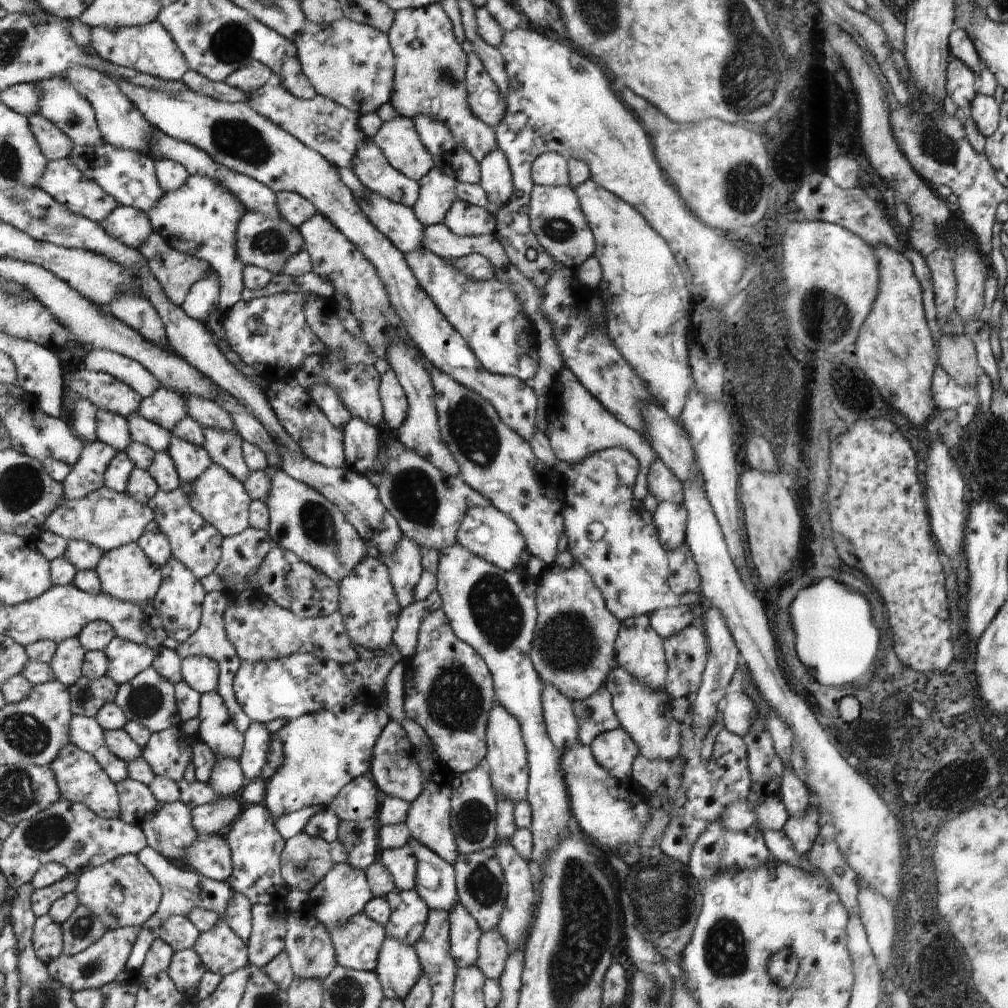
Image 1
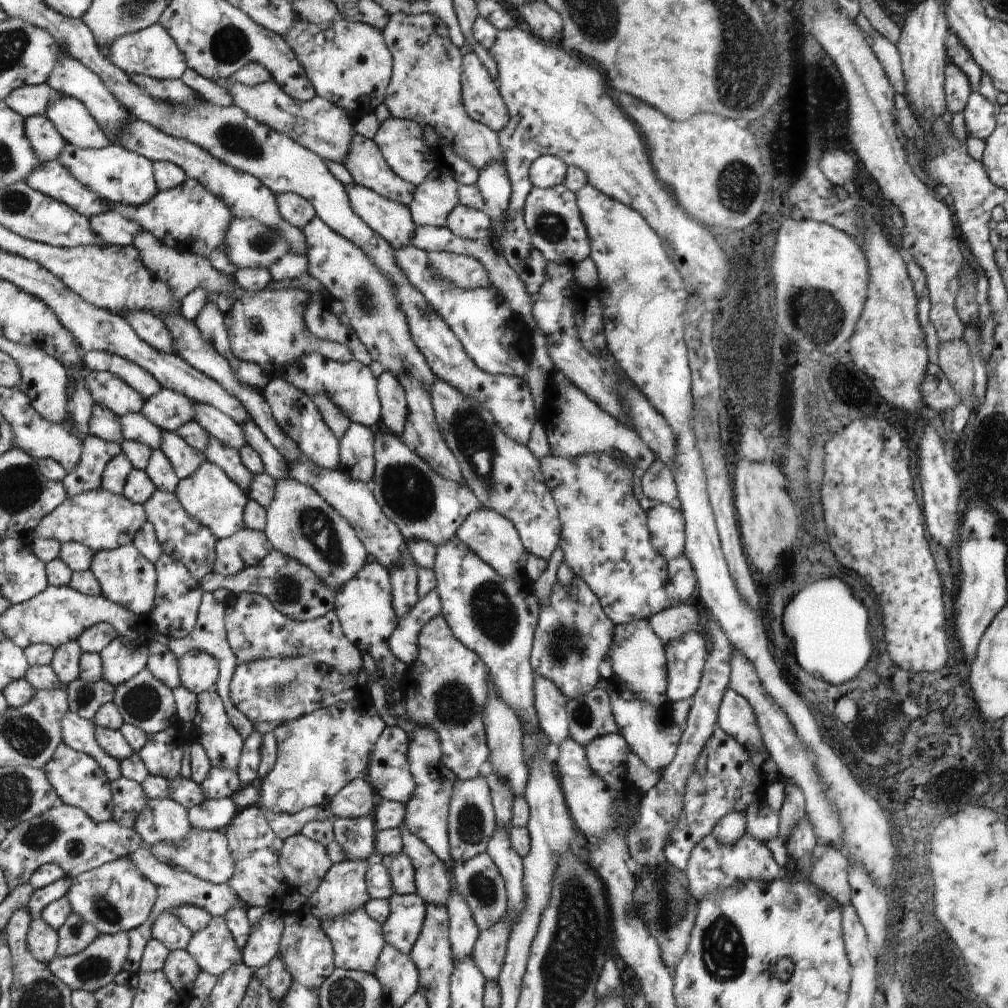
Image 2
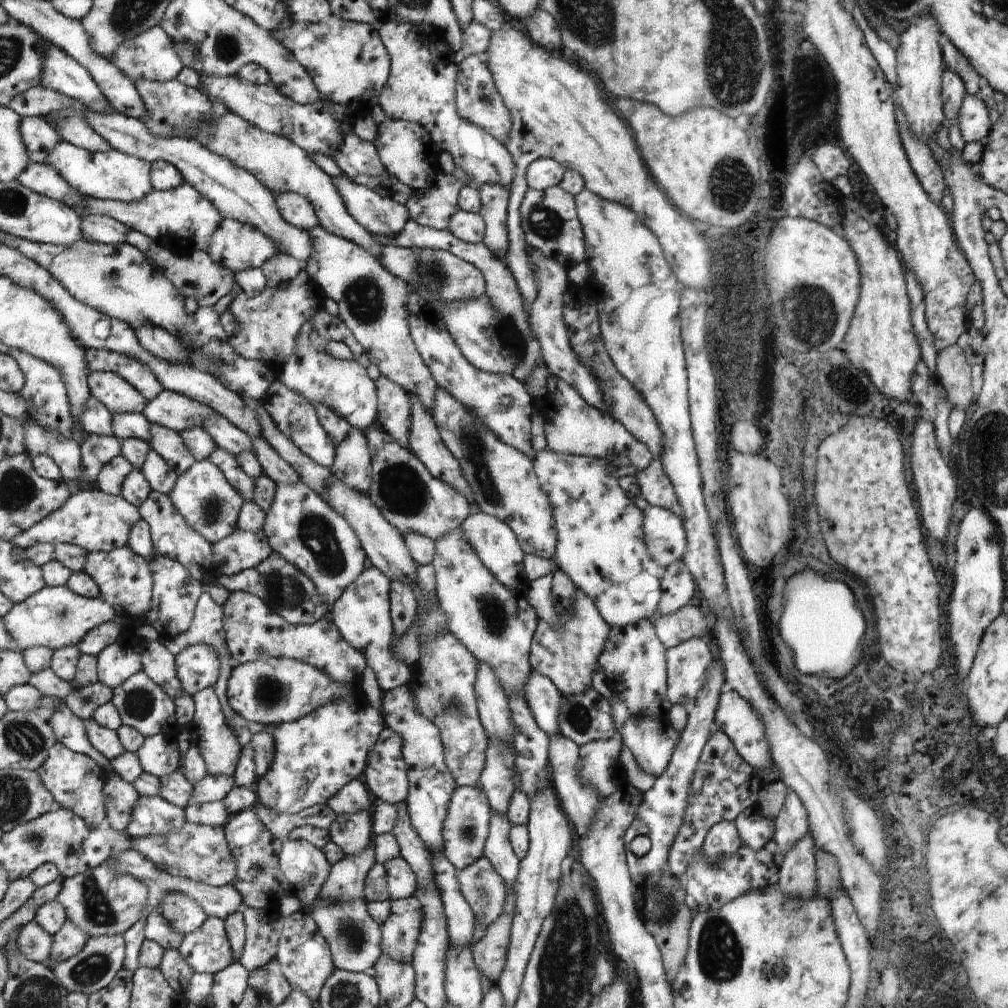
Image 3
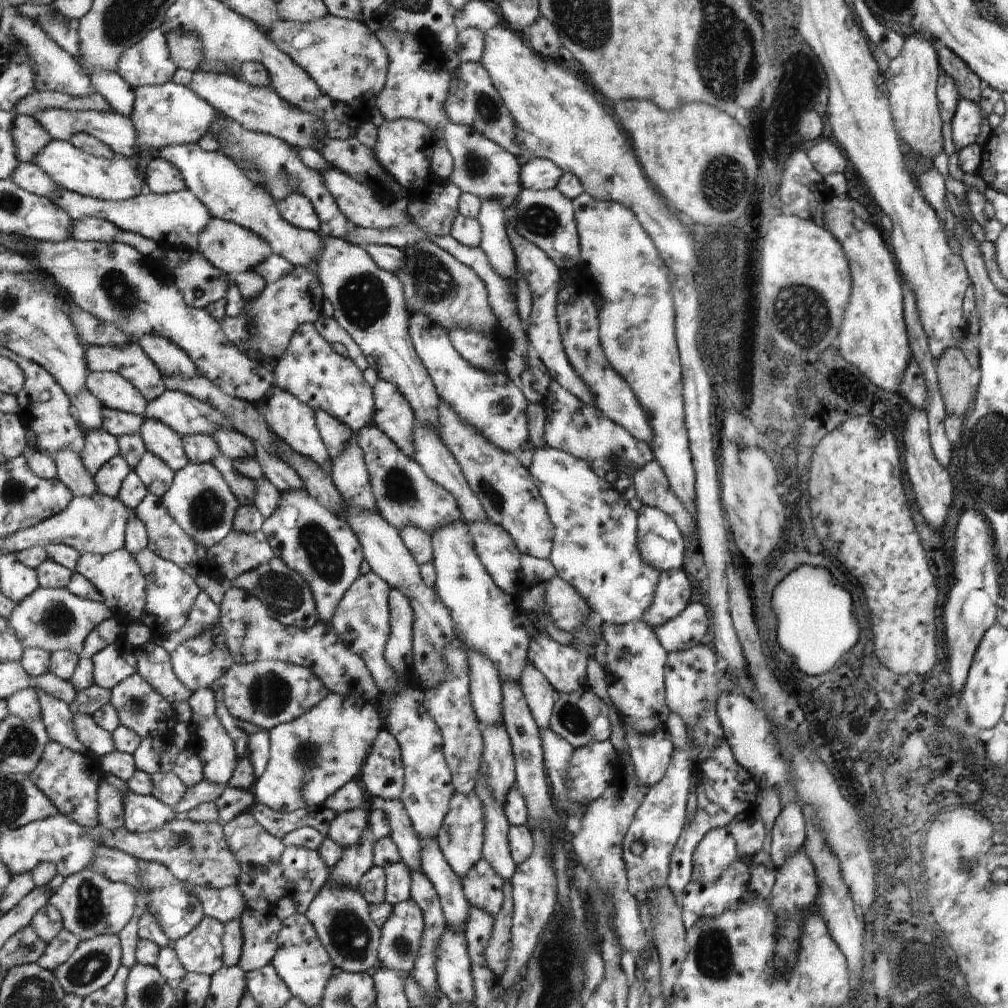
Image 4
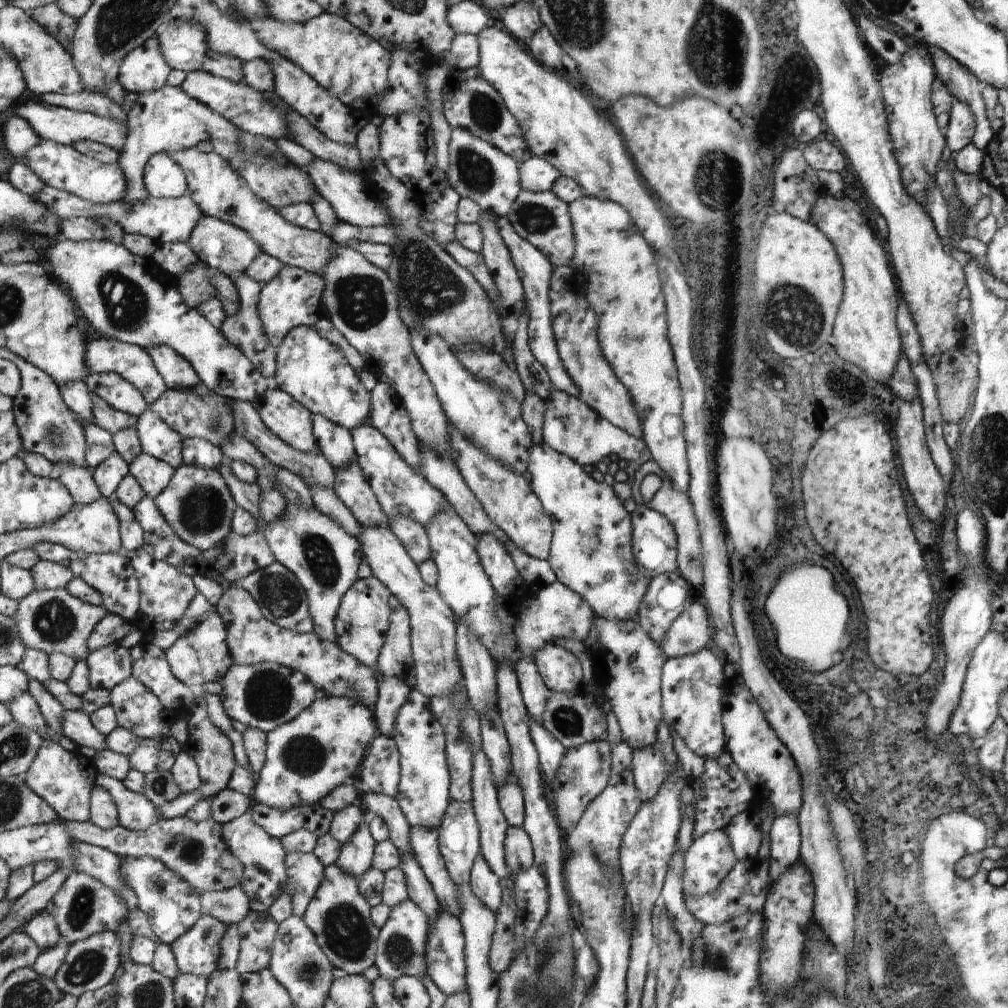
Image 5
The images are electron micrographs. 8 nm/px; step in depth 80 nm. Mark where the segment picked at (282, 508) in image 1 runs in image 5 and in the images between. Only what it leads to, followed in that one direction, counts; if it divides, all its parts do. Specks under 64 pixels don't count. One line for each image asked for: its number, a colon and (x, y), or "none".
2: (300, 524)
3: (301, 527)
4: (308, 537)
5: (325, 558)

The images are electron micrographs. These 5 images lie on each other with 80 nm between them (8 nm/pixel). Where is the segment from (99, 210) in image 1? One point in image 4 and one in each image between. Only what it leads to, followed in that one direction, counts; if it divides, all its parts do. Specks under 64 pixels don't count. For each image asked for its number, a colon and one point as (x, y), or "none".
2: (52, 178)
3: (40, 178)
4: (29, 177)

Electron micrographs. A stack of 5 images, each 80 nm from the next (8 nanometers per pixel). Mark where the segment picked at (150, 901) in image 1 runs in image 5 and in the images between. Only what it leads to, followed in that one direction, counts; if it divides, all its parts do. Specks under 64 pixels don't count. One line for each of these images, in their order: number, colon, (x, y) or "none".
2: (116, 897)
3: (100, 902)
4: (90, 904)
5: (83, 906)

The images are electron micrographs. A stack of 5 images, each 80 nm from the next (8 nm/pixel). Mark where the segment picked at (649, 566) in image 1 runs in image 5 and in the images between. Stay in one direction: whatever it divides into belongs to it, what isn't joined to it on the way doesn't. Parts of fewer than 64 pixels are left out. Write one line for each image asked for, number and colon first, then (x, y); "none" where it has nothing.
2: (621, 566)
3: (600, 546)
4: (595, 547)
5: (591, 553)

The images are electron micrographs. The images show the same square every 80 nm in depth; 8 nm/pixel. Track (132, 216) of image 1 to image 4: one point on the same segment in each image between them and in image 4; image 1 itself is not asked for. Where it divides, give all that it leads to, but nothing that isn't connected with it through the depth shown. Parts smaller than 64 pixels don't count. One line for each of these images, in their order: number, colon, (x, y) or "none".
2: (111, 227)
3: (100, 229)
4: (94, 229)

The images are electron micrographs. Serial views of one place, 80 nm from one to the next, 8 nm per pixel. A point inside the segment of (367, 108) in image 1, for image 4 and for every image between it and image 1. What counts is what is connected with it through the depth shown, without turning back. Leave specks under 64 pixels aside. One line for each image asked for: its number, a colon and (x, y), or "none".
2: (349, 64)
3: (349, 64)
4: (344, 57)

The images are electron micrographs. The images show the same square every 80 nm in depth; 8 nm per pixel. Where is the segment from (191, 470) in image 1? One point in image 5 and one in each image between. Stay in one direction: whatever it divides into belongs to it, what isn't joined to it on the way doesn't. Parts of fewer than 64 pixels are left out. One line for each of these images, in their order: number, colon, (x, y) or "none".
2: (185, 460)
3: (168, 443)
4: (163, 442)
5: (159, 440)

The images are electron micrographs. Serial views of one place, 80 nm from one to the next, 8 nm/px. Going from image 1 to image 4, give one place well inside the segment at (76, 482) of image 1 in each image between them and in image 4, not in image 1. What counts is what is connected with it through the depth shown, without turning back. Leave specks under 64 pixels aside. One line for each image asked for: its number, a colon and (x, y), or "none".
2: (97, 453)
3: (97, 451)
4: (101, 446)

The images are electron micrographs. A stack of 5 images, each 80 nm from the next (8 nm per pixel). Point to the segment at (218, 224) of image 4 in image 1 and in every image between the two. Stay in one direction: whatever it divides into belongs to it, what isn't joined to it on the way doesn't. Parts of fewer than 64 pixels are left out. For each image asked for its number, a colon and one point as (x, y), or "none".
1: (267, 243)
2: (249, 243)
3: (237, 246)

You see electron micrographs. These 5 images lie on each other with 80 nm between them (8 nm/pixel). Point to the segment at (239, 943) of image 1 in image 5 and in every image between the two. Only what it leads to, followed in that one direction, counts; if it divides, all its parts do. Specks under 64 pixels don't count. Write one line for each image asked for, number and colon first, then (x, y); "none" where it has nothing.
2: (215, 949)
3: (207, 950)
4: (202, 951)
5: (198, 952)

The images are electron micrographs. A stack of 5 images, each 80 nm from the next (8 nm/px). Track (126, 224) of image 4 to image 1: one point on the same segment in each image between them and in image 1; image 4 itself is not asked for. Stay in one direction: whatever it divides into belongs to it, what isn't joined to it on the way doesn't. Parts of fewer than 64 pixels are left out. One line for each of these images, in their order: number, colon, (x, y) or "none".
1: (201, 218)
2: (188, 217)
3: (180, 219)

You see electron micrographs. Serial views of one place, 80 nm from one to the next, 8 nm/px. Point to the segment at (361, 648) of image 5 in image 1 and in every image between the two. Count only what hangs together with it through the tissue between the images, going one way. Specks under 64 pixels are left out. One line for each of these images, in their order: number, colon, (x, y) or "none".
1: (368, 604)
2: (364, 604)
3: (362, 613)
4: (362, 620)

